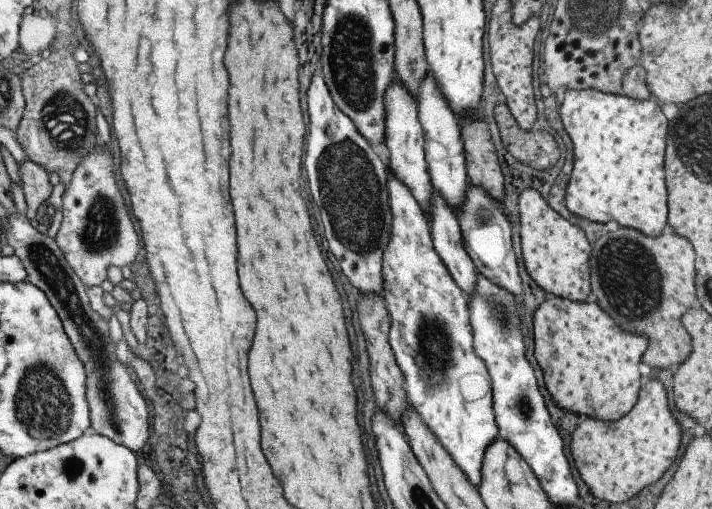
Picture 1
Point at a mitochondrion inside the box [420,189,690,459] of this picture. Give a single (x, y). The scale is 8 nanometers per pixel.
(620, 256)

